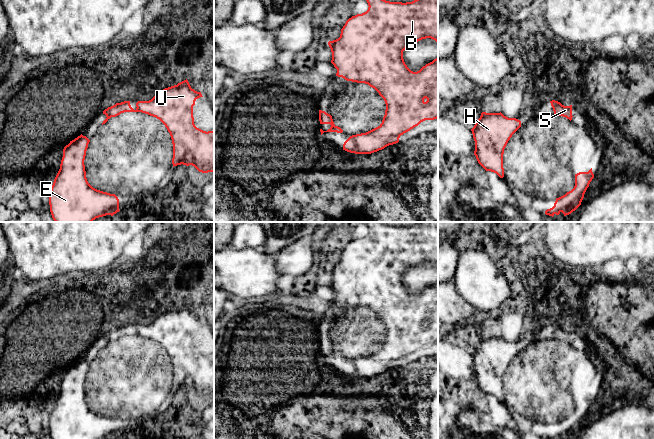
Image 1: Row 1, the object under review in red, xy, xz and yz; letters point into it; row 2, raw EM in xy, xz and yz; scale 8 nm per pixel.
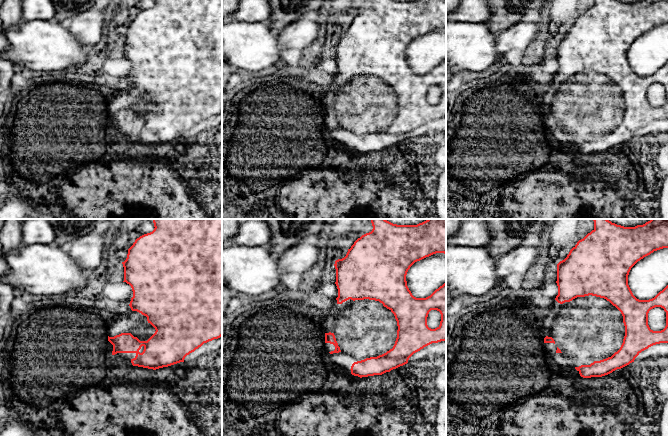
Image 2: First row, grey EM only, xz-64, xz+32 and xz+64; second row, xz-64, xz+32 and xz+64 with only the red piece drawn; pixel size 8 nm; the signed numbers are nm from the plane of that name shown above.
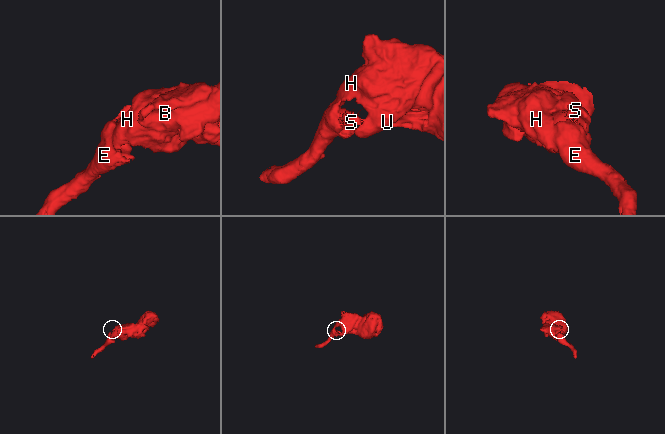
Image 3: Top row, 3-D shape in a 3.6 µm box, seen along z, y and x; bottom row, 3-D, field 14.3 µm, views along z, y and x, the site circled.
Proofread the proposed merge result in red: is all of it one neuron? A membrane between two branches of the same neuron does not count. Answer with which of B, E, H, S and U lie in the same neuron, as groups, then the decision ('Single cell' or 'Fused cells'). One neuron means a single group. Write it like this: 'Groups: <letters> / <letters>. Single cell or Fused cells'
Groups: B E H S U. Single cell

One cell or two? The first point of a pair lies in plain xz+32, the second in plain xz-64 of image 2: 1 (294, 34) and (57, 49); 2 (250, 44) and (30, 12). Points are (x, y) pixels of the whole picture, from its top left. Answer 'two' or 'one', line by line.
1: two
2: one

